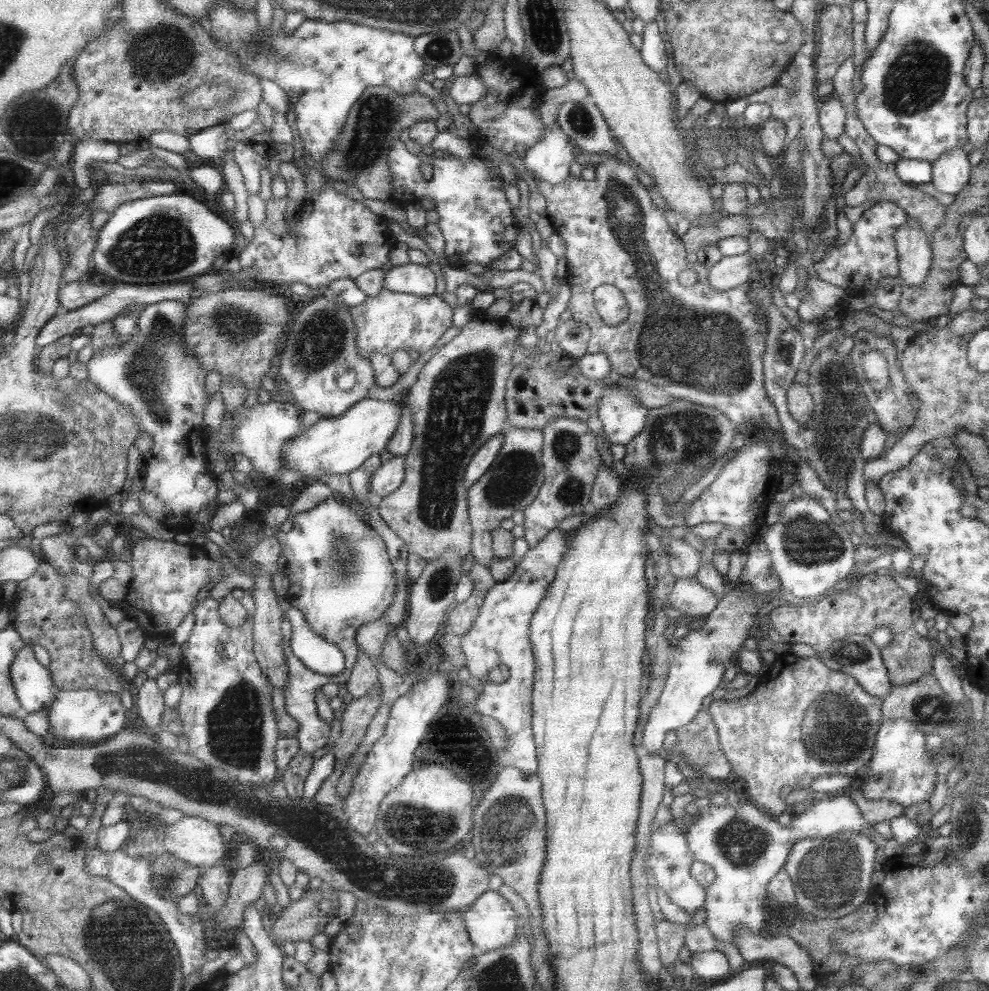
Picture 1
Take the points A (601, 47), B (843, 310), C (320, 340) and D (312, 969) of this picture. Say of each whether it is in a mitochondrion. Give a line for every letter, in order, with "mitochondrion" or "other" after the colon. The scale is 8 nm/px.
A: other
B: other
C: mitochondrion
D: other

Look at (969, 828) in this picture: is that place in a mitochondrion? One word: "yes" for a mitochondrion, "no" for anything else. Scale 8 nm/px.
yes

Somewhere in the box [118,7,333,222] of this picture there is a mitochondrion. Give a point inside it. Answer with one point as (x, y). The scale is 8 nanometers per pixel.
(166, 52)

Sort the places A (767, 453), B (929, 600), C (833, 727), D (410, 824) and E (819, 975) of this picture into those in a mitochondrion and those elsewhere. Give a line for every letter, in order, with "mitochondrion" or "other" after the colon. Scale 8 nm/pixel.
A: other
B: other
C: mitochondrion
D: mitochondrion
E: other

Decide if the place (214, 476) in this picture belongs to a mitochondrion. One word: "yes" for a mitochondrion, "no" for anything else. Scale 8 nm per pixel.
no

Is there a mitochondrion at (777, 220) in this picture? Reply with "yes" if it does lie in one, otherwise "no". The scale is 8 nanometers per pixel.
yes

